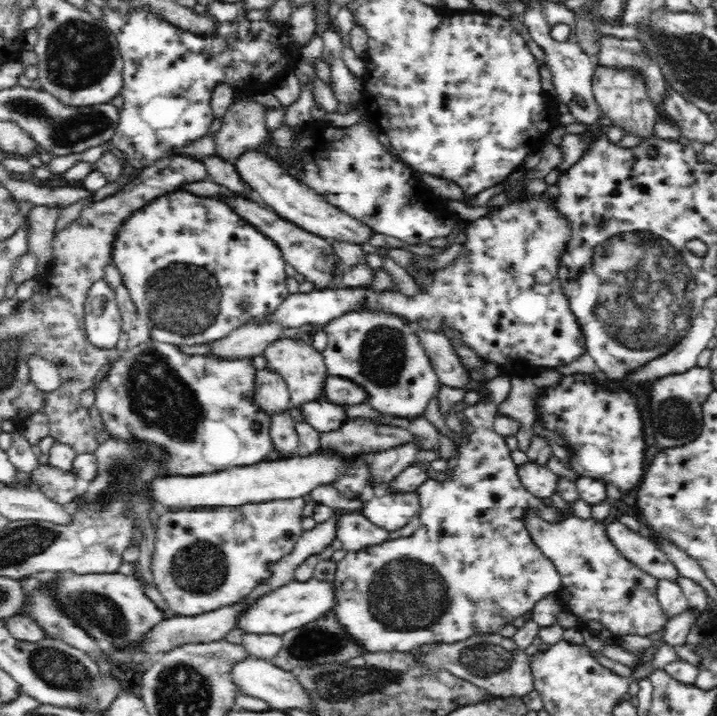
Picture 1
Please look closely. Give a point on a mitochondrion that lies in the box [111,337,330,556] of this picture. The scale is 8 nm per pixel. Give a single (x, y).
(158, 396)

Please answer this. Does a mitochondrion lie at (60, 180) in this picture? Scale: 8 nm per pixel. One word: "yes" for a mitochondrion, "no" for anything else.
no

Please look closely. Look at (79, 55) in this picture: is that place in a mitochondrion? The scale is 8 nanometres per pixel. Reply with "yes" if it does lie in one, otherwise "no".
yes

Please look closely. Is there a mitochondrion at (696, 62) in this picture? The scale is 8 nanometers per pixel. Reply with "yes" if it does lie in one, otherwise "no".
yes

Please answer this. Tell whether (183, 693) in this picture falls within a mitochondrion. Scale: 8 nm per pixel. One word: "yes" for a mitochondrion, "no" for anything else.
yes

